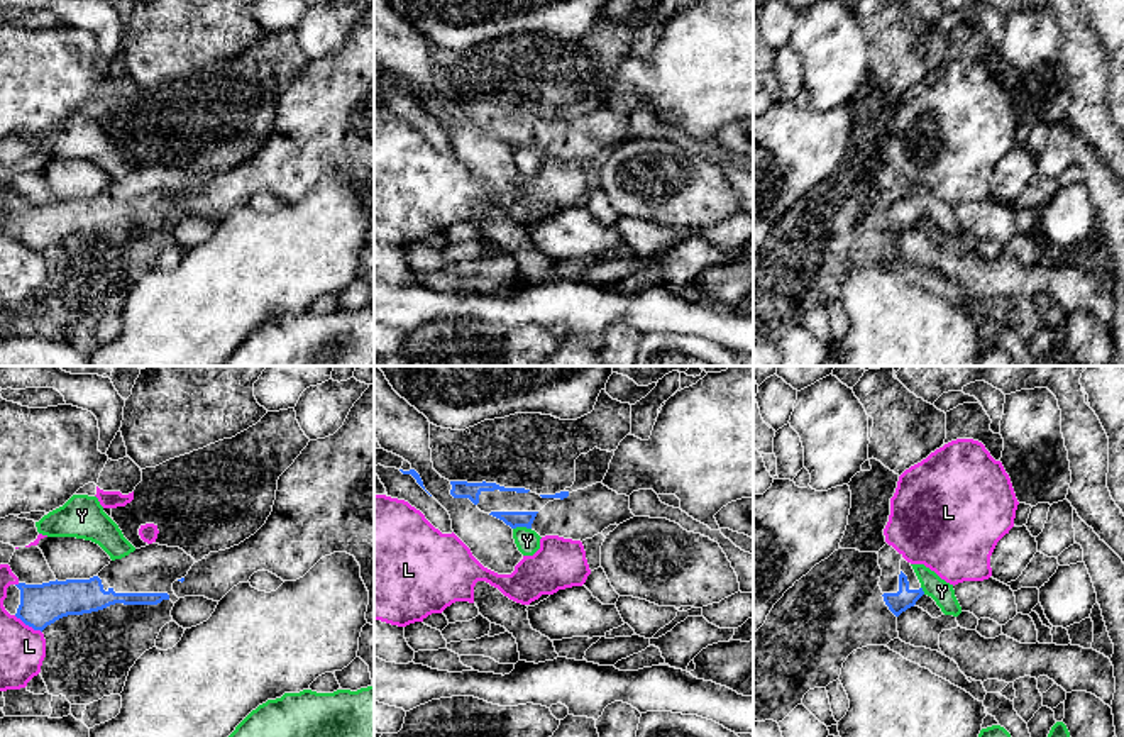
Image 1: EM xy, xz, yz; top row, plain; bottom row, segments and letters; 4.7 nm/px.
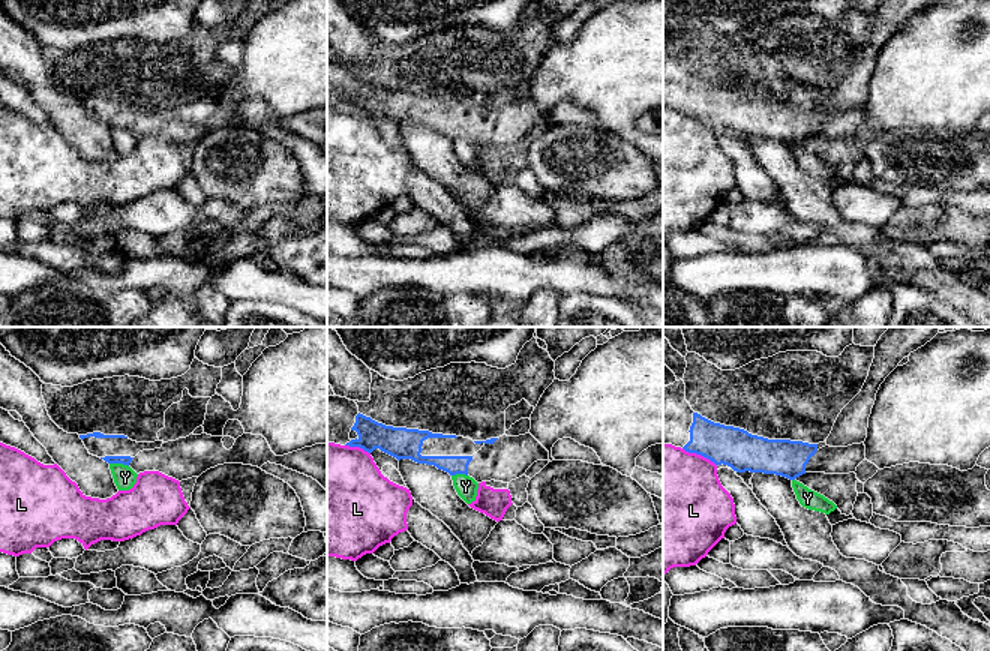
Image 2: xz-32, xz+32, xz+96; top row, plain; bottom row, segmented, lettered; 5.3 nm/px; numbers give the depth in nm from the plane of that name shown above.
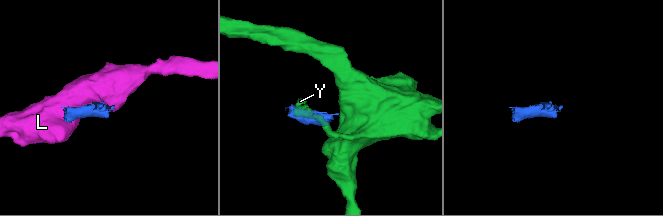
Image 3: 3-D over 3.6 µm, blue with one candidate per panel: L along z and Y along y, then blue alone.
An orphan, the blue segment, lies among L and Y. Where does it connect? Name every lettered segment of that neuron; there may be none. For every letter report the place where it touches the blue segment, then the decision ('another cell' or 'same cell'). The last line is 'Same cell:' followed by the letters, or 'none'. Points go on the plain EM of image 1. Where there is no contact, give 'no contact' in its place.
L: xy (27, 244) | another cell
Y: xz (522, 146) | another cell
Same cell: none

